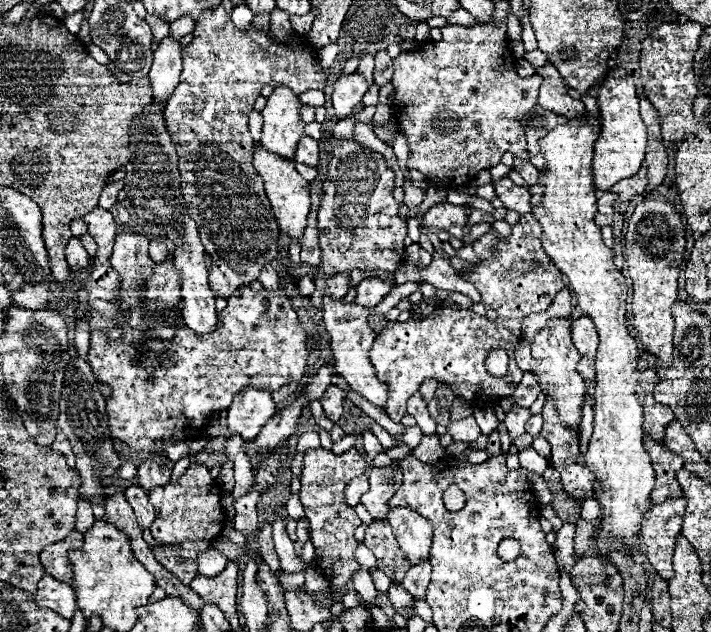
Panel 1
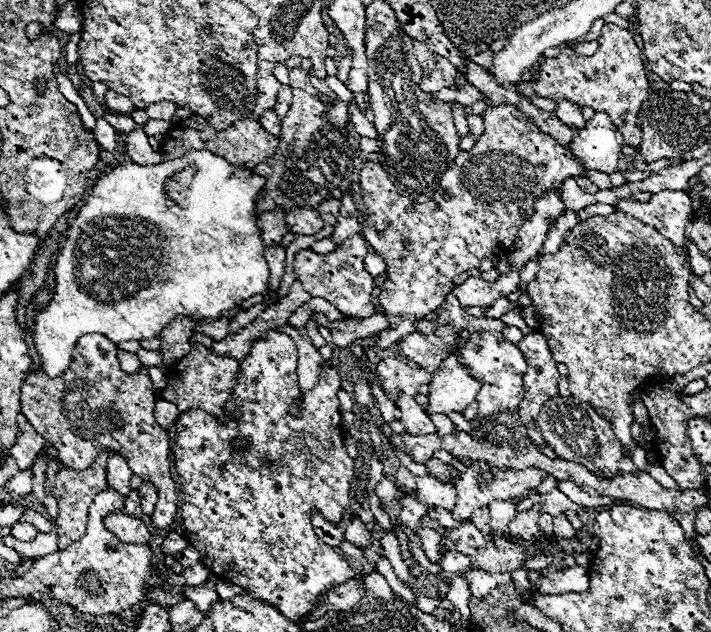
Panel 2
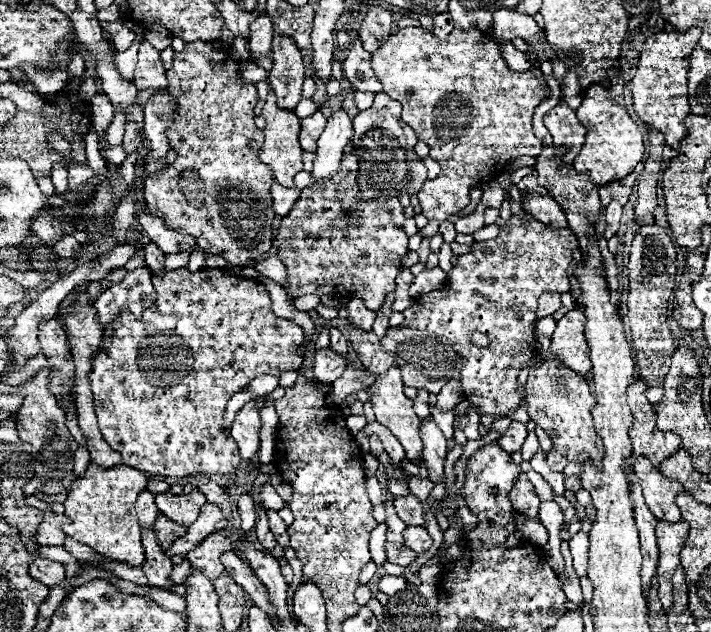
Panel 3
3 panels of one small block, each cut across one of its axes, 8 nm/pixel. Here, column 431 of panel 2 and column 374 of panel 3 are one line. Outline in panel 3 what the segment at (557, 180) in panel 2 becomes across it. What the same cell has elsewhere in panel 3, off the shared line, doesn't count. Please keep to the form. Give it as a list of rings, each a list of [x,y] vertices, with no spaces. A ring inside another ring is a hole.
[[[354,154],[342,156],[340,172],[334,174],[328,180],[316,182],[302,190],[298,202],[294,204],[292,212],[282,218],[280,232],[278,232],[278,254],[288,270],[288,284],[290,294],[294,298],[304,294],[342,294],[362,298],[366,308],[378,312],[378,308],[384,304],[386,294],[396,290],[396,276],[400,272],[400,260],[408,252],[408,236],[402,230],[402,224],[406,220],[404,208],[400,206],[398,198],[376,198],[370,204],[356,204],[358,186],[358,158]],[[340,208],[352,208],[351,214],[340,214]]]

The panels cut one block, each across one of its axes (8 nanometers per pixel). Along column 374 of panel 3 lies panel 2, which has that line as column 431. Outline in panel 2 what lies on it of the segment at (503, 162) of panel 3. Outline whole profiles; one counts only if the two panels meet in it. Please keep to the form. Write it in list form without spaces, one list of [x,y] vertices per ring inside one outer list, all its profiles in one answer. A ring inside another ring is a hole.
[[[414,40],[414,54],[416,54],[416,58],[418,58],[424,74],[430,74],[430,72],[436,68],[436,64],[434,64],[434,62],[436,62],[436,60],[434,60],[434,52],[430,52],[424,42]]]

